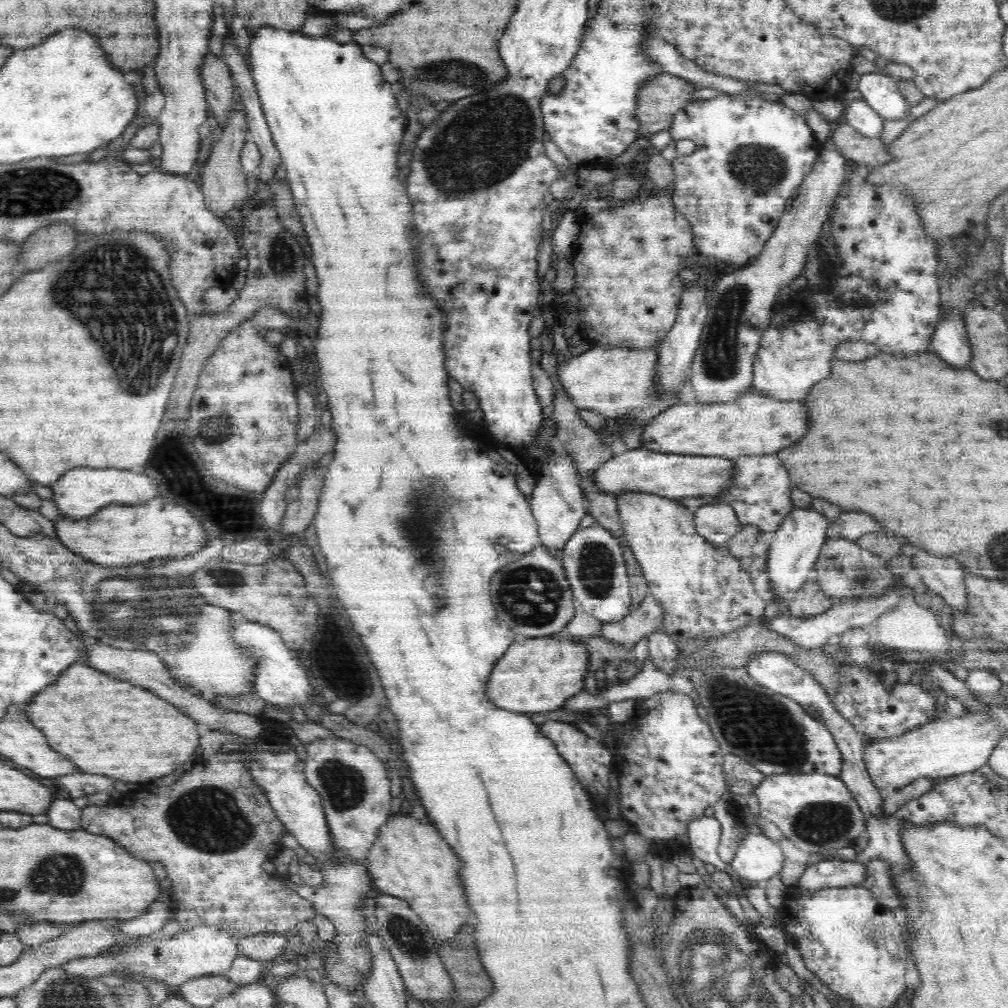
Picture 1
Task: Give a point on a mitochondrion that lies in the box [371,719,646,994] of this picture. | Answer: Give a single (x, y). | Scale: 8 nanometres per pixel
(408, 937)

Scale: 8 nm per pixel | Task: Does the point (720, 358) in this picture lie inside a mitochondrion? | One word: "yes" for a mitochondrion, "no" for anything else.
yes

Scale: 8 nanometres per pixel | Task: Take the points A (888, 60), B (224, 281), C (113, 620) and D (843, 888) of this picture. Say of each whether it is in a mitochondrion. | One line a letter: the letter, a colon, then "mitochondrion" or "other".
A: other
B: other
C: mitochondrion
D: other

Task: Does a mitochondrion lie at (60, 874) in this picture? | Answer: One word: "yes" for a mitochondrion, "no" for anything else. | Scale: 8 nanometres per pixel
yes

